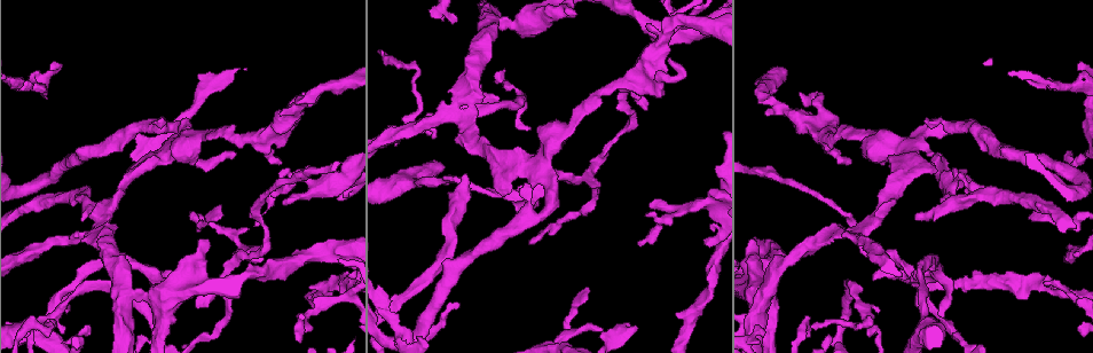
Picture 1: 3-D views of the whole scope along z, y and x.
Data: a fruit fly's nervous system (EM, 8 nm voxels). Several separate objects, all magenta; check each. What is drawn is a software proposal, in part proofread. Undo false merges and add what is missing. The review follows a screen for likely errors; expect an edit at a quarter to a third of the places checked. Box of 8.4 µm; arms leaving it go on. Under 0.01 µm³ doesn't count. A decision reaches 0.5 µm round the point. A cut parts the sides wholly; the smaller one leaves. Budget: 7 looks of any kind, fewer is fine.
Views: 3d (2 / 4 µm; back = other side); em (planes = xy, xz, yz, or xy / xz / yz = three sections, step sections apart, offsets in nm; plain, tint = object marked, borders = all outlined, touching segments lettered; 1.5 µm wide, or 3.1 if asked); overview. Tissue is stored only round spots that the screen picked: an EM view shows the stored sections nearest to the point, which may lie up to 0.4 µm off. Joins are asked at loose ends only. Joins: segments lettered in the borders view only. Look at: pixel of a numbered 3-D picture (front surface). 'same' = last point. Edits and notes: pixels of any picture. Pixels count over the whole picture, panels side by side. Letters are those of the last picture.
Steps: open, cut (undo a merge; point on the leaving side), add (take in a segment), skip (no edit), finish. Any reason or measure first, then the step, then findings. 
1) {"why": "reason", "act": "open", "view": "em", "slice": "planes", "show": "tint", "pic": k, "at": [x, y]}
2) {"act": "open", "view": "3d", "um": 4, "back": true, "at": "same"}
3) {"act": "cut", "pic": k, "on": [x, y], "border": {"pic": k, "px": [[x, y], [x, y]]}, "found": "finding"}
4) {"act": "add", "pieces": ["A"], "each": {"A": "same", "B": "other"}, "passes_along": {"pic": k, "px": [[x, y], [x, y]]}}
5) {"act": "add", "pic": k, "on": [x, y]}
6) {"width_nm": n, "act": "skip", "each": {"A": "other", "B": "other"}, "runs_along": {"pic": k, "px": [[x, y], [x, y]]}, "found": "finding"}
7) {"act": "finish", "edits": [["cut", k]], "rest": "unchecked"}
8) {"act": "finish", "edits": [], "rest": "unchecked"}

{"why": "sharp bend", "act": "open", "view": "em", "slice": "planes", "show": "borders", "pic": 1, "at": [412, 66]}

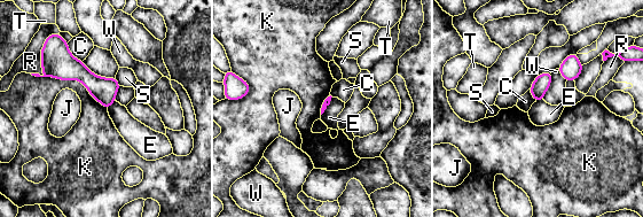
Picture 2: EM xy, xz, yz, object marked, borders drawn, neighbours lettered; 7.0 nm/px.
{"act": "skip", "each": {"C": "other", "E": "other", "J": "other", "K": "other", "R": "other", "S": "other", "T": "other", "W": "other"}, "runs_along": {"pic": 2, "px": [[55, 40], [107, 103]]}, "found": "continuous, no second neuron"}

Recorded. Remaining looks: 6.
{"why": "abrupt turn", "act": "open", "view": "em", "slice": "yz", "step": 8, "show": "plain", "pic": 1, "at": [916, 288]}

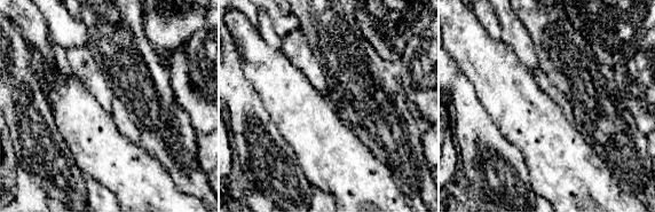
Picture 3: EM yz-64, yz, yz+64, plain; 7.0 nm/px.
{"act": "open", "view": "em", "slice": "yz", "step": 8, "show": "borders", "at": "same"}

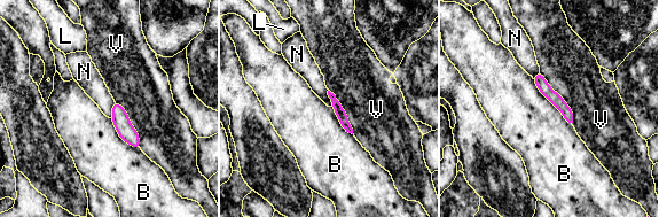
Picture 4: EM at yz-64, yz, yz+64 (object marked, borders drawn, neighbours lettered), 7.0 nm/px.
{"act": "cut", "pic": 4, "on": [336, 103], "each": {"B": "other", "L": "other", "N": "other", "V": "other"}, "border": {"pic": 4, "px": [[332, 106], [342, 109]]}, "found": "a second neuron is stuck on"}

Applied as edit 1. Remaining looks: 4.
{"why": "thin end", "act": "open", "view": "em", "slice": "xy", "step": 4, "show": "tint", "pic": 1, "at": [506, 192]}

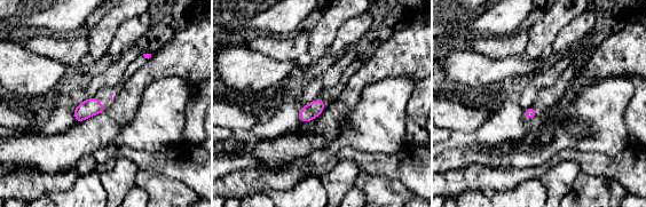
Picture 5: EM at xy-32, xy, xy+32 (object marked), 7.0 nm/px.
{"why": "another direction", "act": "open", "view": "em", "slice": "planes", "show": "borders", "at": "same"}

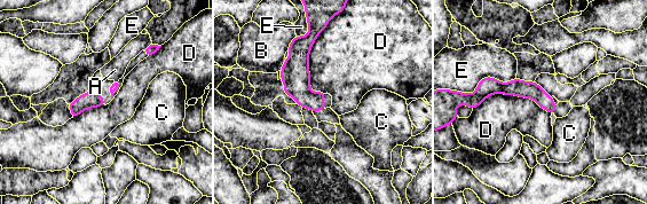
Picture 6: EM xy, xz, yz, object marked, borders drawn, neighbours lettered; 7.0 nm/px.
{"act": "skip", "each": {"A": "other", "B": "other", "C": "other", "D": "other", "E": "other"}, "runs_along": {"pic": 6, "px": [[475, 94], [531, 89], [552, 109]]}, "found": "no lettered segment goes on from it"}

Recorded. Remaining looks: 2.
{"act": "finish", "edits": [["cut", 4]], "rest": "unchecked"}

